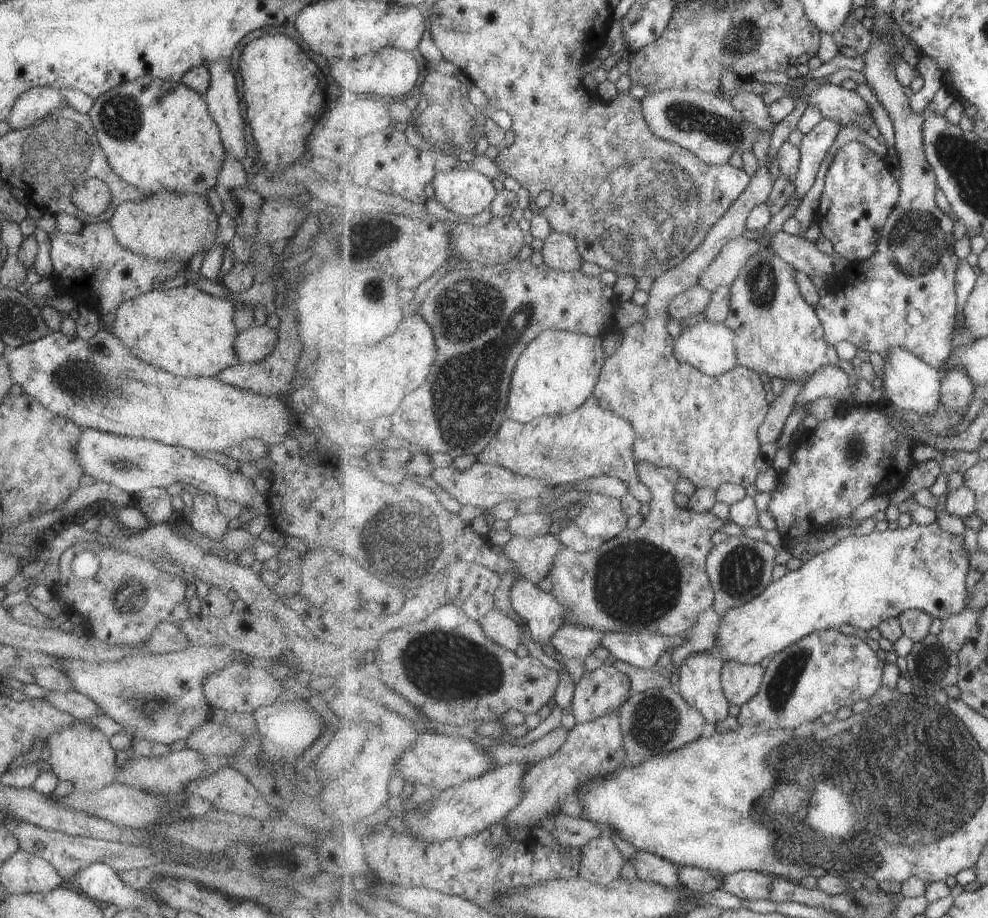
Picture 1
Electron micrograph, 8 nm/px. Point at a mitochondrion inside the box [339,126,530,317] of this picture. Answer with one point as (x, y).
(370, 238)

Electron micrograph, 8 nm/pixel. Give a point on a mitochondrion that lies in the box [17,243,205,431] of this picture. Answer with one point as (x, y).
(72, 375)

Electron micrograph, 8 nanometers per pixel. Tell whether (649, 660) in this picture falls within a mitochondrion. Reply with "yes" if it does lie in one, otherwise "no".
no

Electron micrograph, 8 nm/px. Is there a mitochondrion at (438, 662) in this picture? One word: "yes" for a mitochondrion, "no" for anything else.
yes

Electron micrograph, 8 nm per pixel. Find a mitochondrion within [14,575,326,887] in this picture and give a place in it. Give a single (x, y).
(130, 596)

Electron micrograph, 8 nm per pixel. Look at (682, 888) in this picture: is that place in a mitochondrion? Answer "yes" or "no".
no

